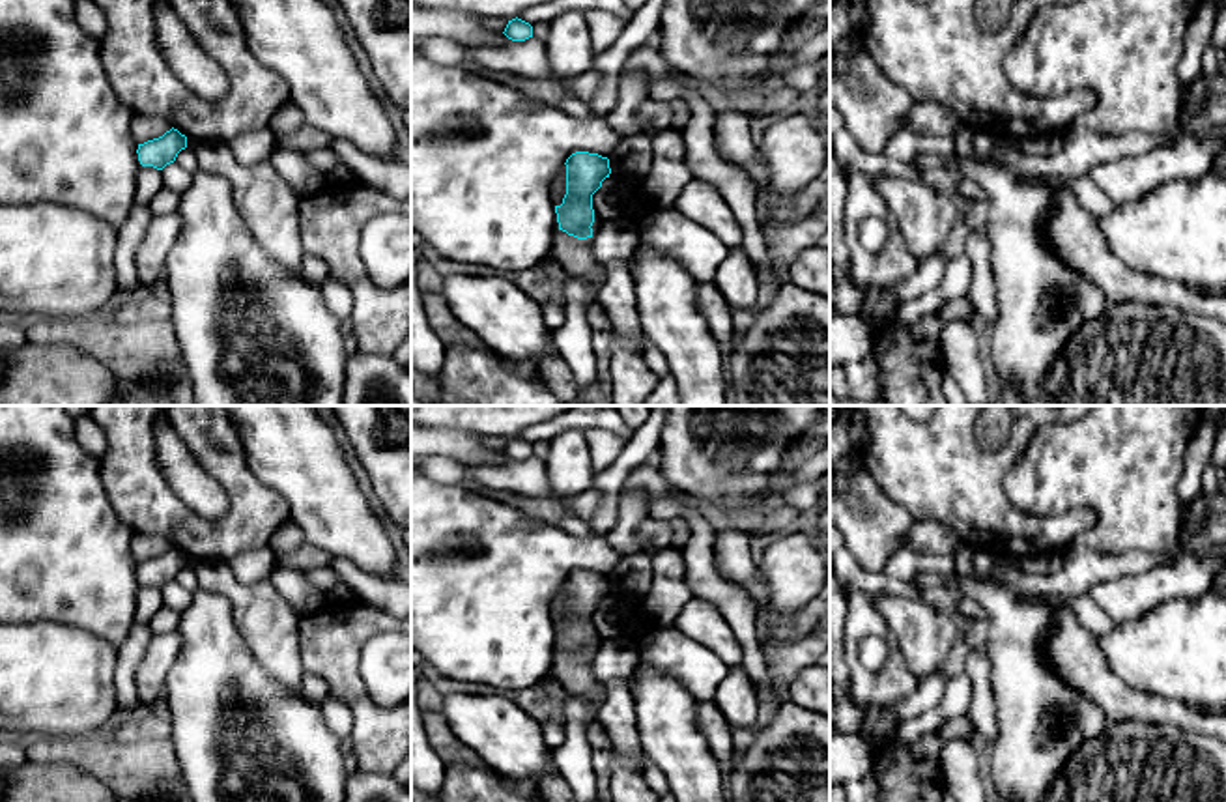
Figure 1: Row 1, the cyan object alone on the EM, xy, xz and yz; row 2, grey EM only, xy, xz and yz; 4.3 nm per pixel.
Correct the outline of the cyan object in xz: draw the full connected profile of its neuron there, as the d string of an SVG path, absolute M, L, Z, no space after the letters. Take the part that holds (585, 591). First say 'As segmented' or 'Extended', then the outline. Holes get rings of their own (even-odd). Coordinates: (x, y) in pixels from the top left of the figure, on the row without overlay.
As segmented. M576 570L566 578L566 613L555 624L559 649L577 658L592 656L592 613L609 596L609 578L598 572Z

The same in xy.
As segmented. M178 548L166 550L163 555L138 563L138 580L142 585L163 589L174 581L178 572L187 566L187 555Z

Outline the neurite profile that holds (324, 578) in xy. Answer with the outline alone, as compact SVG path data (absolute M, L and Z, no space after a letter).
M331 566L310 568L310 570L305 570L305 574L308 581L320 591L329 591L338 581Z

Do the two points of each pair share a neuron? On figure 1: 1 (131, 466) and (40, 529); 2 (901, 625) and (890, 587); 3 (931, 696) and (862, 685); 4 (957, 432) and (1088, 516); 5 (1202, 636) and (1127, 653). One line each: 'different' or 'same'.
1: different
2: different
3: different
4: same
5: same

